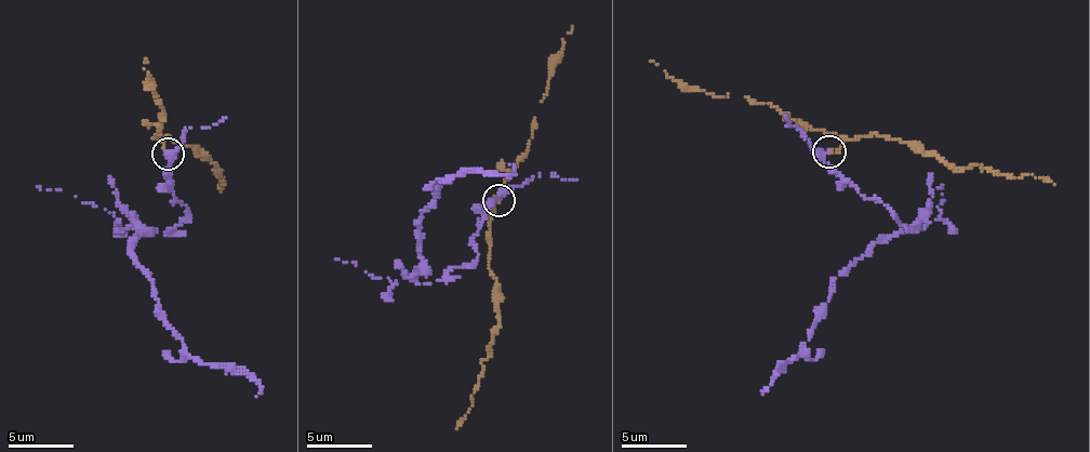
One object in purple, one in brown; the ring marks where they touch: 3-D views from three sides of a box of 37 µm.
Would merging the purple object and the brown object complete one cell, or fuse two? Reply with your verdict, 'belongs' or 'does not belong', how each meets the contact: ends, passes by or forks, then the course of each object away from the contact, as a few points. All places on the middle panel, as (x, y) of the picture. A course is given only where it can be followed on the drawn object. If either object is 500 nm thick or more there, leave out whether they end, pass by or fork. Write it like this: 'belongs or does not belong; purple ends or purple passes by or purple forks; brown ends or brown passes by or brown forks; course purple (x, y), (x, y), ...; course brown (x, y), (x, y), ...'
does not belong; purple ends; brown ends; course purple (499, 199), (474, 238), (476, 261), (416, 283), (417, 221), (435, 189), (466, 172), (513, 174), (509, 164); course brown (499, 202), (490, 223), (489, 268), (496, 291), (497, 333), (469, 409), (456, 428)

